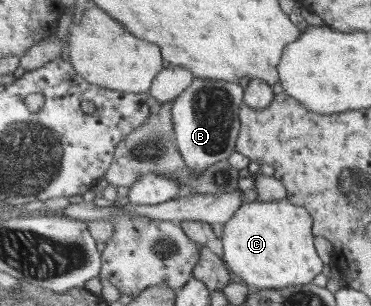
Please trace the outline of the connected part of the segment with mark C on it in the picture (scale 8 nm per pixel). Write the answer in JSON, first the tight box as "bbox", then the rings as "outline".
{"bbox":[221,197,324,289],"outline":[[[288,197],[270,201],[254,201],[245,203],[224,224],[221,243],[223,244],[223,259],[229,271],[253,289],[282,289],[290,285],[306,285],[311,283],[316,275],[324,271],[324,261],[318,257],[314,247],[314,219],[305,207],[291,202]]]}

